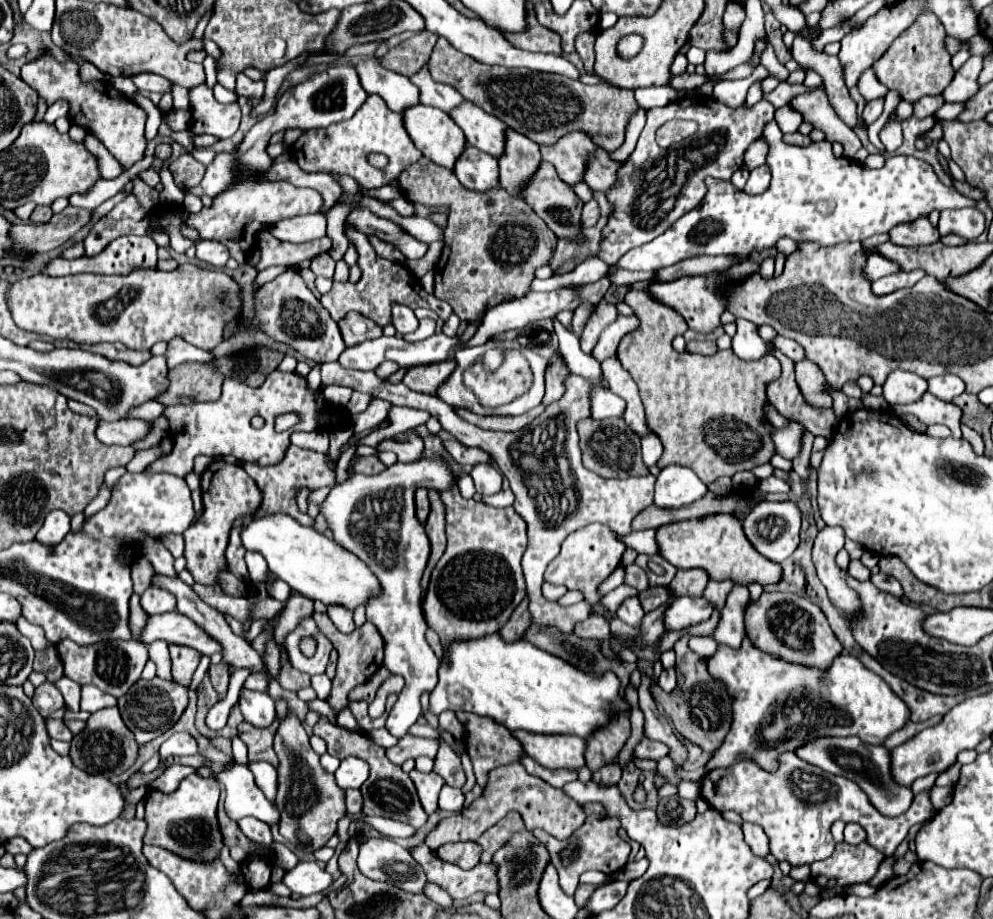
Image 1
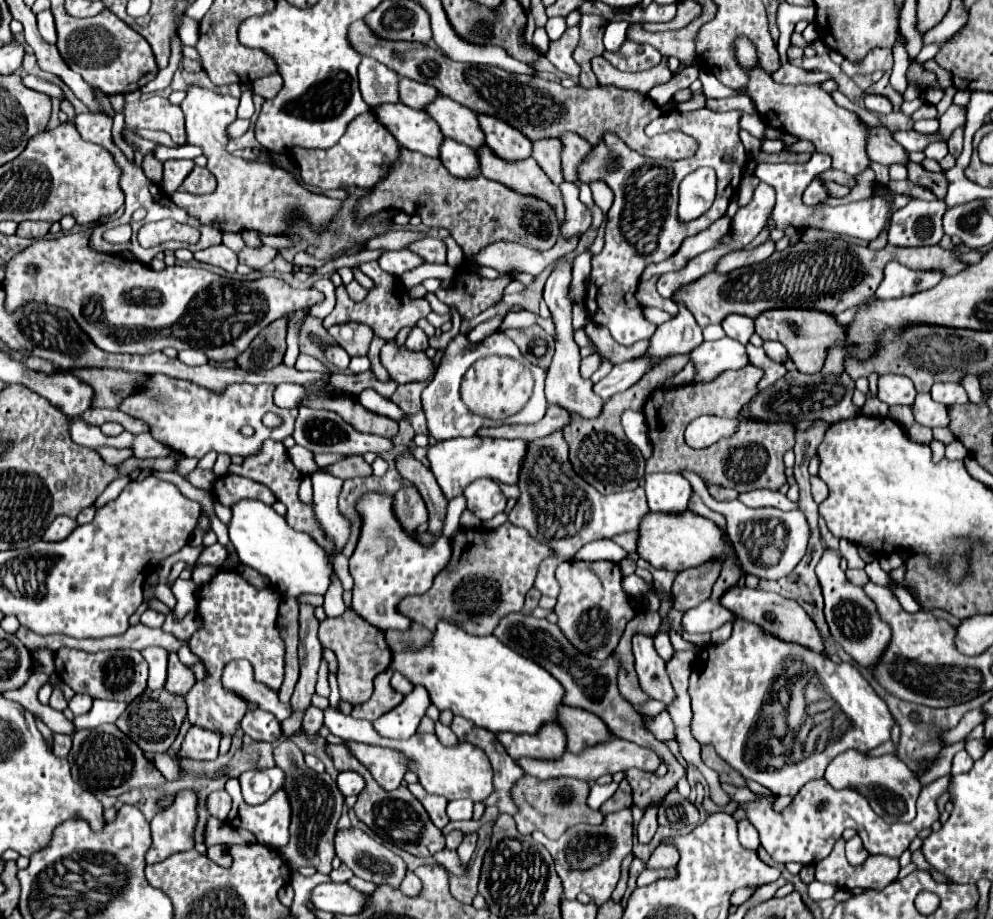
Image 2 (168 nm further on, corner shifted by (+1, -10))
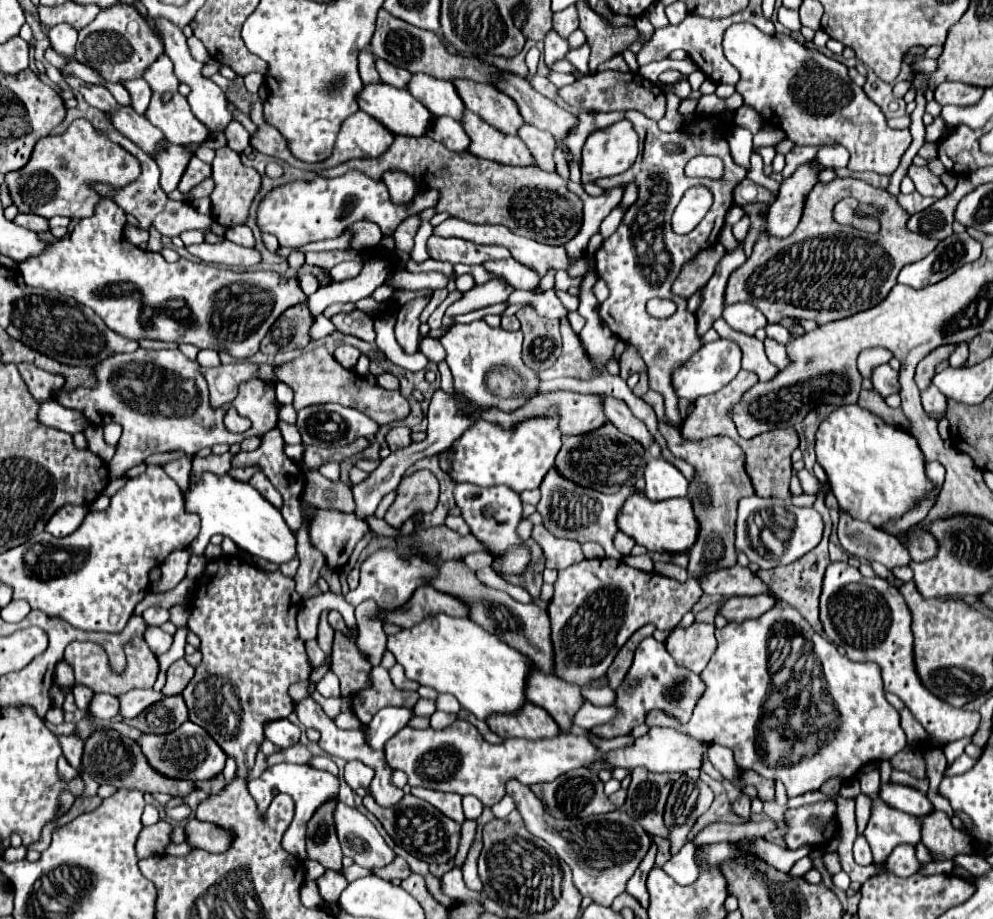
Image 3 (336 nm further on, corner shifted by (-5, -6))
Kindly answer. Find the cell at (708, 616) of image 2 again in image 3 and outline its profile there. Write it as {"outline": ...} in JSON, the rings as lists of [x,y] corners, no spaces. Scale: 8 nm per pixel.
{"outline":[[[758,594],[758,596],[734,596],[718,610],[728,618],[728,622],[744,622],[748,618],[758,618],[764,612],[776,606],[776,596]]]}

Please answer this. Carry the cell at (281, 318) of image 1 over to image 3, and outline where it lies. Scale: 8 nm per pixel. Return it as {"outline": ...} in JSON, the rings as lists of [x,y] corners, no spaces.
{"outline":[[[338,346],[334,350],[334,358],[344,366],[344,368],[354,368],[356,362],[358,362],[358,356],[360,356],[360,350],[354,348],[354,346]]]}

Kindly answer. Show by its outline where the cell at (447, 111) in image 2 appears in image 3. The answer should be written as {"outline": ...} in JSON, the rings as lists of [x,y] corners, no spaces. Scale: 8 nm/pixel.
{"outline":[[[412,74],[406,90],[434,116],[450,116],[454,120],[462,118],[464,102],[452,82],[430,78],[428,74]]]}

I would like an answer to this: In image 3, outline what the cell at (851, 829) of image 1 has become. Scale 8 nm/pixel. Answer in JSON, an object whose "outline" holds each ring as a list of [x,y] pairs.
{"outline":[[[858,836],[854,842],[854,860],[862,866],[872,864],[872,852],[870,852],[870,846],[868,846],[864,836]]]}

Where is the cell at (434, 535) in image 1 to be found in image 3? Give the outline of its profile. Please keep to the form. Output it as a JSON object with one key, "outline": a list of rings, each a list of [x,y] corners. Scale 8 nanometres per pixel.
{"outline":[[[400,426],[400,428],[392,428],[388,434],[386,434],[386,442],[392,450],[398,450],[398,448],[404,448],[408,446],[412,440],[410,440],[410,428],[406,426]]]}

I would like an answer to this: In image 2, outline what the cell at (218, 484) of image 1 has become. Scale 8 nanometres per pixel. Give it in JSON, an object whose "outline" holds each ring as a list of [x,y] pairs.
{"outline":[[[236,474],[220,476],[212,486],[212,494],[222,506],[228,506],[228,508],[232,506],[232,502],[240,502],[240,498],[256,498],[264,504],[276,502],[272,492],[264,484],[258,484],[254,480],[248,480]]]}

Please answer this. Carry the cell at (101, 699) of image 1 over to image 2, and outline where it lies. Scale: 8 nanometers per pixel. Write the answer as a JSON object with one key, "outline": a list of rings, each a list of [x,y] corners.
{"outline":[[[94,700],[92,710],[88,714],[78,716],[78,728],[96,728],[106,722],[116,722],[116,718],[124,712],[126,702],[114,702],[114,700]]]}

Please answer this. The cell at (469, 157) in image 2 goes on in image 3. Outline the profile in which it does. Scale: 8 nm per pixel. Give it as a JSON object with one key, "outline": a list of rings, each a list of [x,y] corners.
{"outline":[[[434,118],[426,136],[442,142],[448,150],[454,150],[454,152],[464,152],[468,150],[468,144],[470,144],[470,138],[466,136],[462,124],[454,122],[454,118]]]}

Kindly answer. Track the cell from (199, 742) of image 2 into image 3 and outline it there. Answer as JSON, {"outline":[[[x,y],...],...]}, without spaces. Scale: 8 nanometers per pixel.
{"outline":[[[184,722],[178,730],[170,734],[142,734],[136,744],[142,748],[142,754],[150,762],[158,774],[166,778],[178,778],[178,780],[212,780],[224,770],[226,754],[220,750],[220,746],[210,738],[206,730],[196,726],[194,722]]]}

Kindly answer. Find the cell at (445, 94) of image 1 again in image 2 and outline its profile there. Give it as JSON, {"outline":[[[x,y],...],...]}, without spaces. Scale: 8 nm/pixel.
{"outline":[[[400,78],[400,100],[414,108],[414,110],[426,110],[428,102],[434,102],[434,98],[440,96],[436,88],[428,84],[420,84],[410,78]]]}

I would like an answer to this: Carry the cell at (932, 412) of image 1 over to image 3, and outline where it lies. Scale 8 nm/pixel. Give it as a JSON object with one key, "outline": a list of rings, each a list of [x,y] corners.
{"outline":[[[930,384],[926,390],[922,390],[920,396],[922,396],[922,406],[928,414],[946,410],[946,396],[942,396],[942,392],[934,384]]]}

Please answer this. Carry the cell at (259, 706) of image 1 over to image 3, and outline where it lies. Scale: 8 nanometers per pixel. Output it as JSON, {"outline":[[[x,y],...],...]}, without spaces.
{"outline":[[[276,720],[266,724],[266,738],[272,740],[278,748],[292,748],[300,740],[300,728],[290,720]]]}

